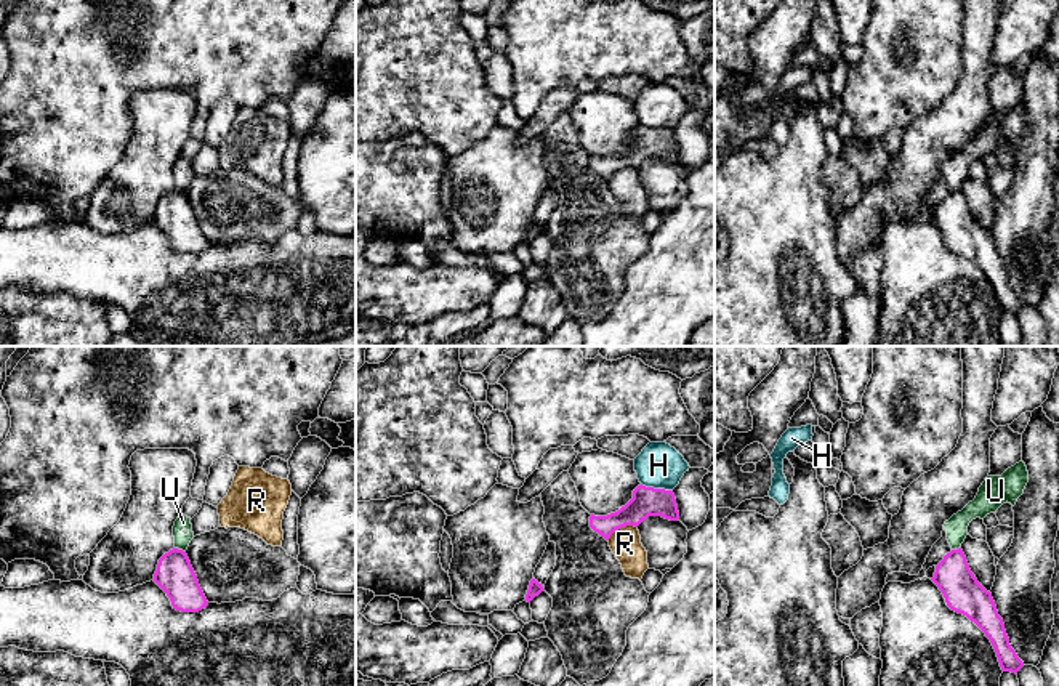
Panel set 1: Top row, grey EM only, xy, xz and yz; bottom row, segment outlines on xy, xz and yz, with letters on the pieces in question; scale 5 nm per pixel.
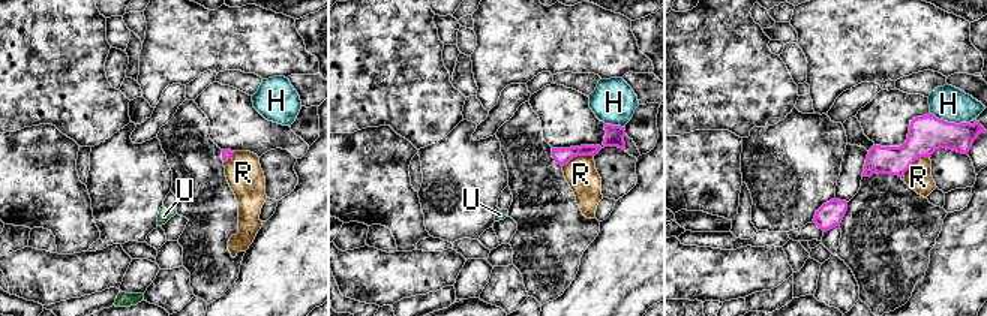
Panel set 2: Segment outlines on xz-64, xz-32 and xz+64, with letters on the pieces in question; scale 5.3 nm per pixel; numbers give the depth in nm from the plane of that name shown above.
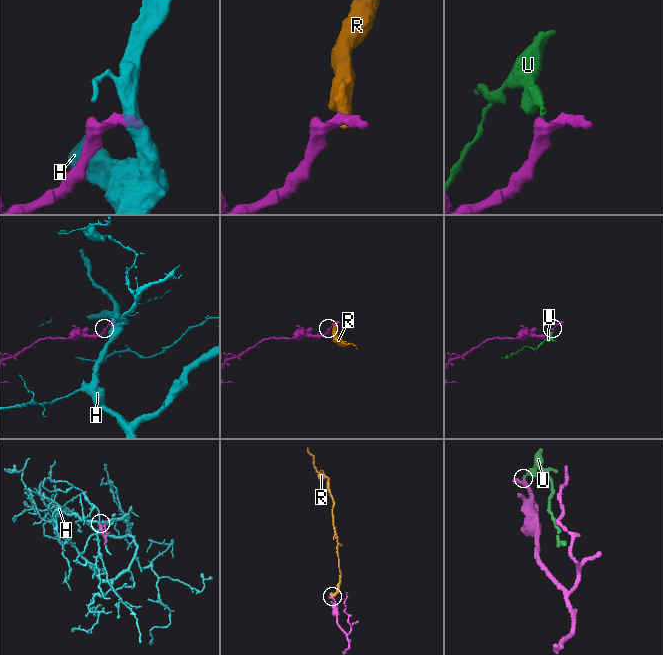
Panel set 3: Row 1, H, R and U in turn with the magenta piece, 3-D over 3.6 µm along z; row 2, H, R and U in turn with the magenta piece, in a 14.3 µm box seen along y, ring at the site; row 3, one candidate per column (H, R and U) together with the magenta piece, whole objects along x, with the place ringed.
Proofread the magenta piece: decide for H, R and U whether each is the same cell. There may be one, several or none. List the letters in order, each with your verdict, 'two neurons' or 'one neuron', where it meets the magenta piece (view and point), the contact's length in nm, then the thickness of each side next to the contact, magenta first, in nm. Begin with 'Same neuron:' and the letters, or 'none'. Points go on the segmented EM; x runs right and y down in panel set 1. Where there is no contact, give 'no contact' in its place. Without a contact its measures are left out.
Same neuron: none
H: two neurons; meets magenta in xz at (657, 489); contact 170 nm long; 150 nm thick on the magenta side, 220 nm on the other
R: two neurons; meets magenta in xz at (620, 528); contact 170 nm long; 150 nm thick on the magenta side, 160 nm on the other
U: two neurons; meets magenta in xy at (180, 550); contact 60 nm long; 190 nm thick on the magenta side, 80 nm on the other

